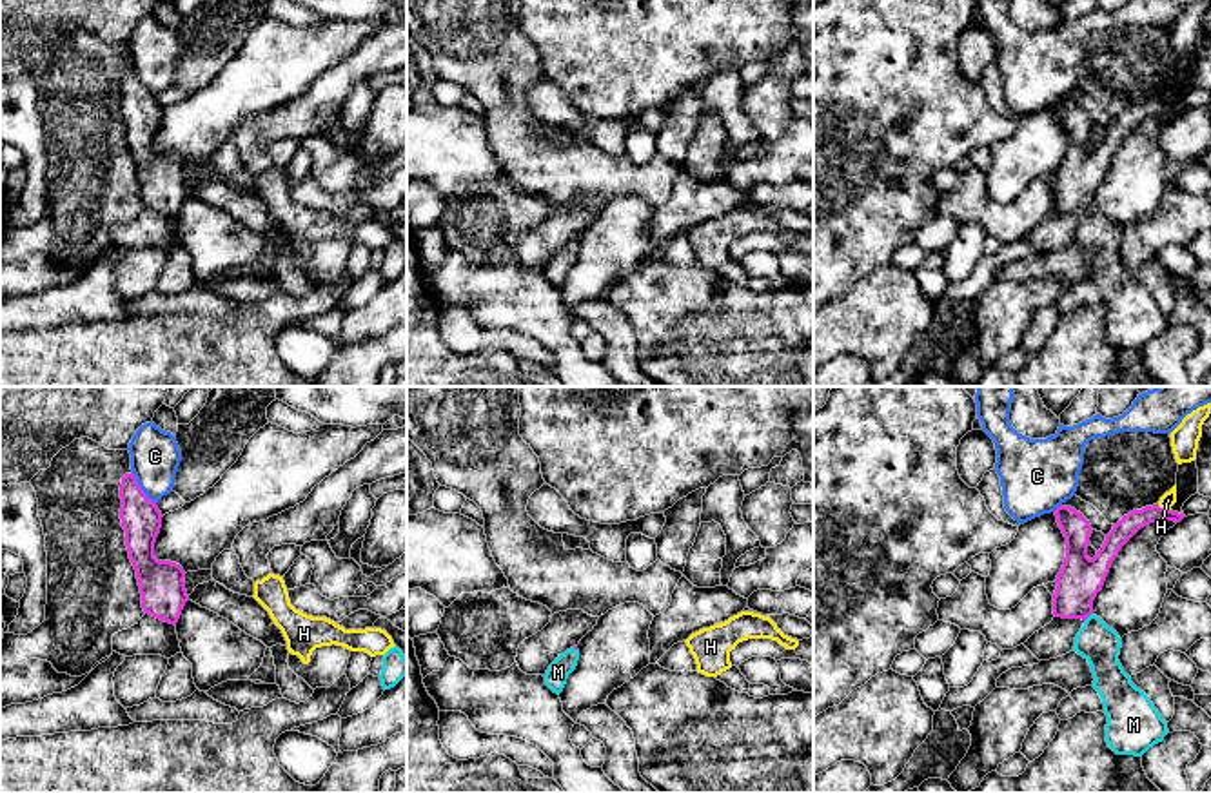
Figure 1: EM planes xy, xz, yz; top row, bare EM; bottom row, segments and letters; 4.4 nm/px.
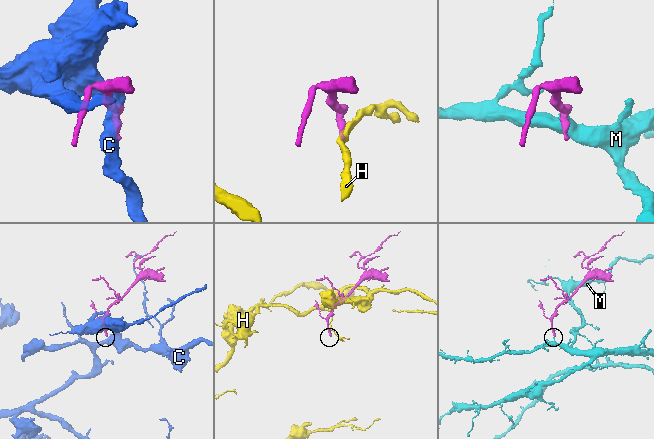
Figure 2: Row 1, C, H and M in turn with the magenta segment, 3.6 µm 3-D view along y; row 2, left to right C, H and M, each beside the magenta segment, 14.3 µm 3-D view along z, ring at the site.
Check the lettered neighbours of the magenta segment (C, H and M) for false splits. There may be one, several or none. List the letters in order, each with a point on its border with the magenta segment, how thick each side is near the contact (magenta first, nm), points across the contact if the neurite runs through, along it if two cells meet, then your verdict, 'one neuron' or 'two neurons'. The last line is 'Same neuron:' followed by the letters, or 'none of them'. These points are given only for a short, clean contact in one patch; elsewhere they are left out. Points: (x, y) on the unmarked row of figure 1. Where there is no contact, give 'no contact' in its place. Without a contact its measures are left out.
C: meets magenta in xy at (140, 82); 180 nm thick on the magenta side, 220 nm on the other; two neurons
H: meets magenta in yz at (1162, 102); 90 nm thick on the magenta side, 70 nm on the other; border along yz (1157, 98), (1170, 104); two neurons
M: meets magenta in yz at (1088, 209); 200 nm thick on the magenta side, 180 nm on the other; runs through yz (1079, 175), (1079, 198), (1088, 209), (1101, 238); one neuron
Same neuron: M

